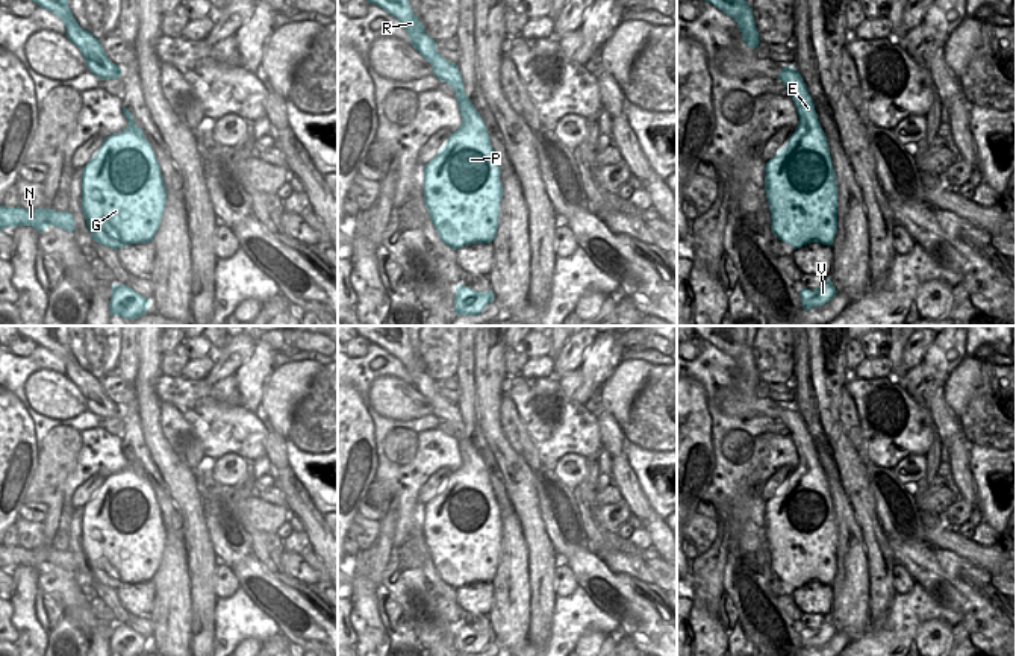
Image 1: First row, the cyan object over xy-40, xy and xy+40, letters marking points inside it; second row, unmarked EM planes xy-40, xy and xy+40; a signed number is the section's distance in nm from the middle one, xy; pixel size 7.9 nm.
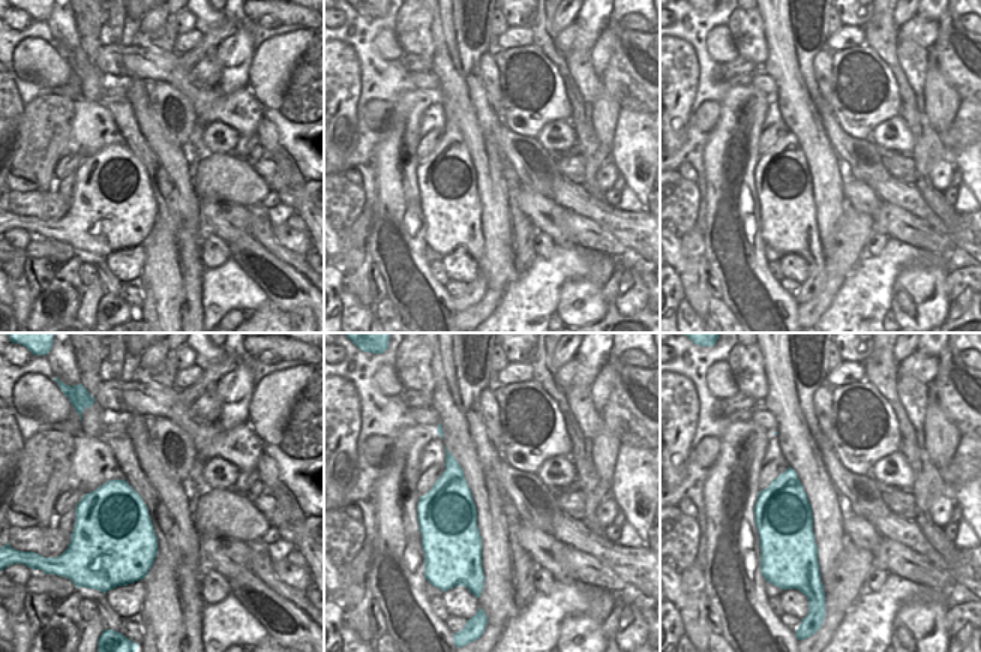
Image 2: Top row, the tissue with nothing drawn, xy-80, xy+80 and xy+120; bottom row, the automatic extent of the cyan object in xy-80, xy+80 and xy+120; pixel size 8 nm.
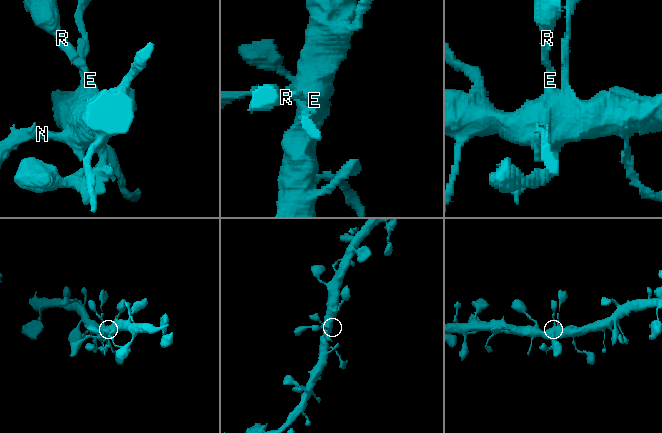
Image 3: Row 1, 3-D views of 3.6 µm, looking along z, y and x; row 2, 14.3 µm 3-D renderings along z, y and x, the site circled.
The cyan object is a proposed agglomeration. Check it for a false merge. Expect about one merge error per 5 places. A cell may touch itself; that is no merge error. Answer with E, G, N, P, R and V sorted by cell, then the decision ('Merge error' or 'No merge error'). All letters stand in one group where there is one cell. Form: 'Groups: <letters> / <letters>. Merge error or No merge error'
Groups: E G N P R V. No merge error

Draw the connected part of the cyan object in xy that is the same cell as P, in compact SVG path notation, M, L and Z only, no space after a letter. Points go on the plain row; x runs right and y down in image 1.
M353 326L404 365L410 383L433 408L433 415L456 432L462 465L442 489L424 504L424 541L441 580L457 589L494 580L498 568L503 523L488 468L463 430L456 403L444 398L413 353L407 326Z

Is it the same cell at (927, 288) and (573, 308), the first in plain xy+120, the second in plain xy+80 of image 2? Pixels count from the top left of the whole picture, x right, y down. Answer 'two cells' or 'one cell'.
one cell

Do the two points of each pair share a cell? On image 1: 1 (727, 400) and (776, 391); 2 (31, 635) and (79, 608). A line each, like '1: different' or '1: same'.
1: different
2: different

